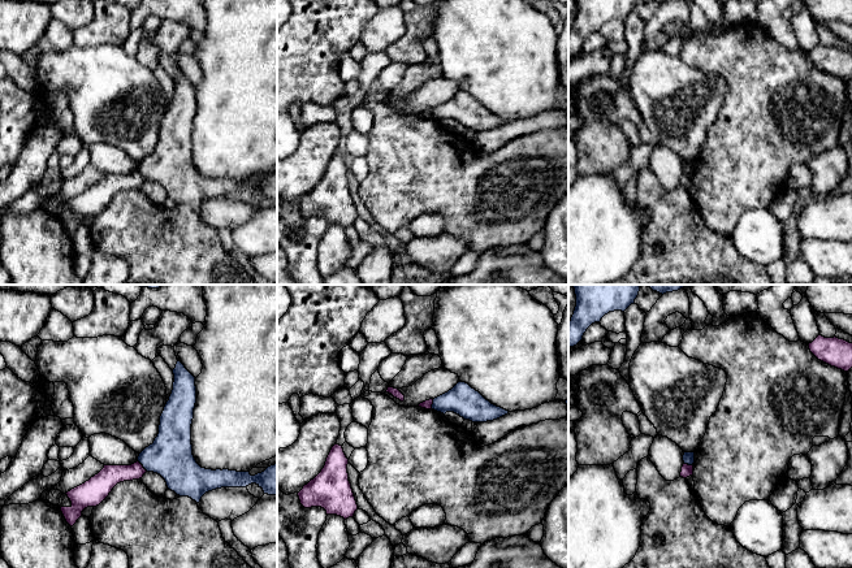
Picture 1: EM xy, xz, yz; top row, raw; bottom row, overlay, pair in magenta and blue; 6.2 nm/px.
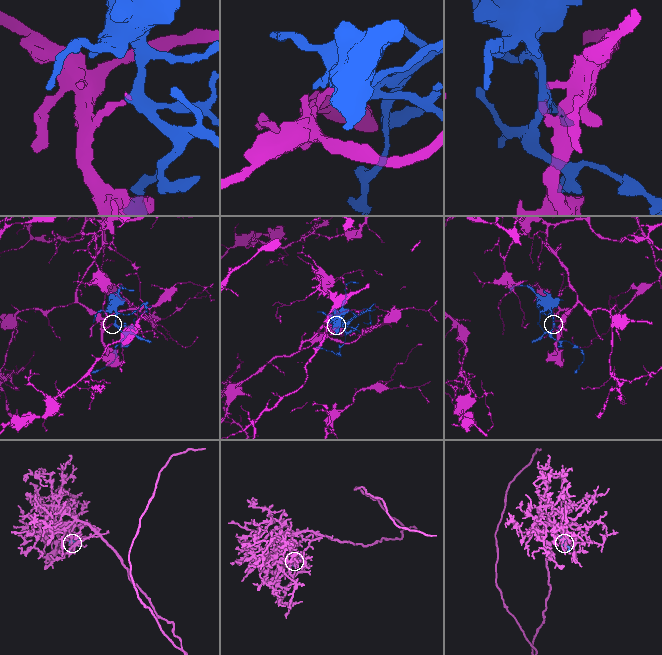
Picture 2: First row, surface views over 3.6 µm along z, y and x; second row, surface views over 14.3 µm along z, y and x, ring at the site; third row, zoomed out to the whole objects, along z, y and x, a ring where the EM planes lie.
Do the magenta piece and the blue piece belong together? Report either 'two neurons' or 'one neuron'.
two neurons

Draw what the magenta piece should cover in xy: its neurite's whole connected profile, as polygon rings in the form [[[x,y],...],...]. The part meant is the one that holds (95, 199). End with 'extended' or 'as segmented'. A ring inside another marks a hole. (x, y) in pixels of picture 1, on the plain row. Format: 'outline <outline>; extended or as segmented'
outline [[[139,170],[131,174],[104,174],[88,190],[65,201],[72,211],[70,216],[60,217],[66,231],[73,235],[85,217],[99,214],[117,192],[139,188],[146,181]]]; as segmented

